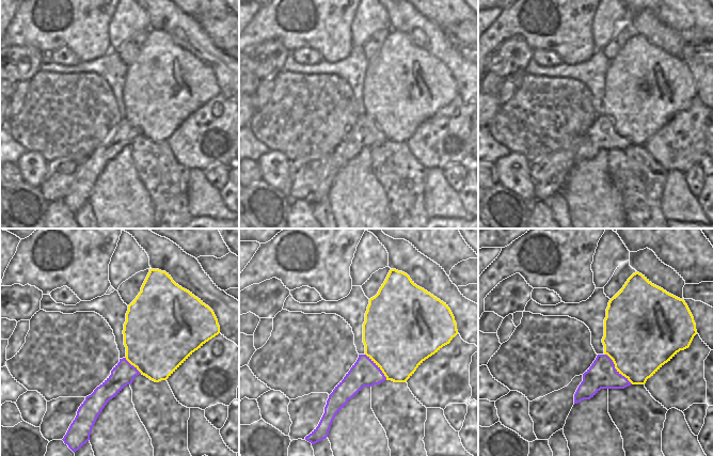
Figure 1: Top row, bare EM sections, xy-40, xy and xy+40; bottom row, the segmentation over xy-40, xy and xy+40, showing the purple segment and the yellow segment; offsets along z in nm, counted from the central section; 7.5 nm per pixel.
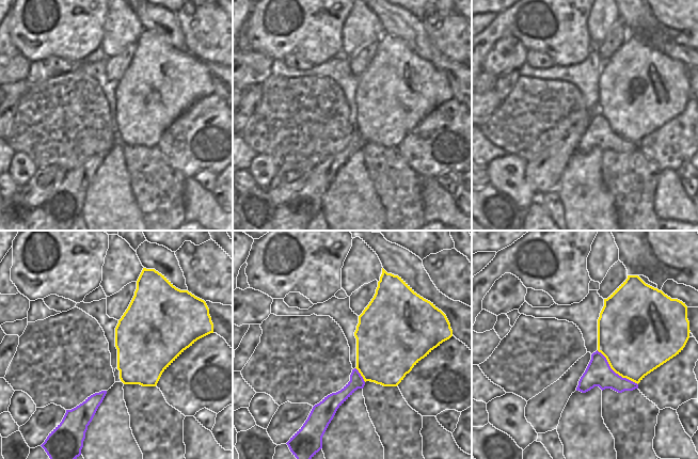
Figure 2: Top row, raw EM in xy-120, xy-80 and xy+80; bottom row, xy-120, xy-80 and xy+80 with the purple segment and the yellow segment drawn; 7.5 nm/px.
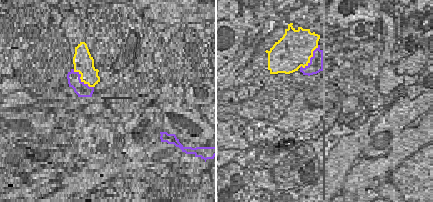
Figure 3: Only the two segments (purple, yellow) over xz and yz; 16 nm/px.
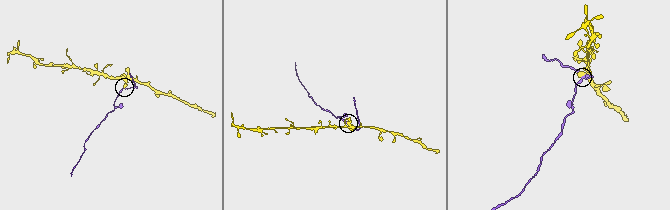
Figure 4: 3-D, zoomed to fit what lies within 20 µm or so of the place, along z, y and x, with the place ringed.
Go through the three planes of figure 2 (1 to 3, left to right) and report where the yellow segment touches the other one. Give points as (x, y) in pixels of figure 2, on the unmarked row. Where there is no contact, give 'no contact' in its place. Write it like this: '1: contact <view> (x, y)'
1: no contact
2: contact xy-80 (360, 136)
3: contact xy+80 (614, 132)

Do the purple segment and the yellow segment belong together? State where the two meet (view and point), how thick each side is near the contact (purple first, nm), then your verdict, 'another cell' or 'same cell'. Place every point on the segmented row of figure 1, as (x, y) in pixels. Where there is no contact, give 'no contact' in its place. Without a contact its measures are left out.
meets purple in xy+40 at (615, 368); 220 nm thick on the purple side, 460 nm on the other; another cell

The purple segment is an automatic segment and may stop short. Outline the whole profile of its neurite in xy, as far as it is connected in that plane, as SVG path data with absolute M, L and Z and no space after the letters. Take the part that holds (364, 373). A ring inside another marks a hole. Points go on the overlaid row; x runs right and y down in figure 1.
M359 355L356 362L346 374L344 379L329 395L324 413L318 426L305 437L305 440L315 444L329 435L335 415L354 397L364 387L373 387L386 380L380 367L366 355Z

